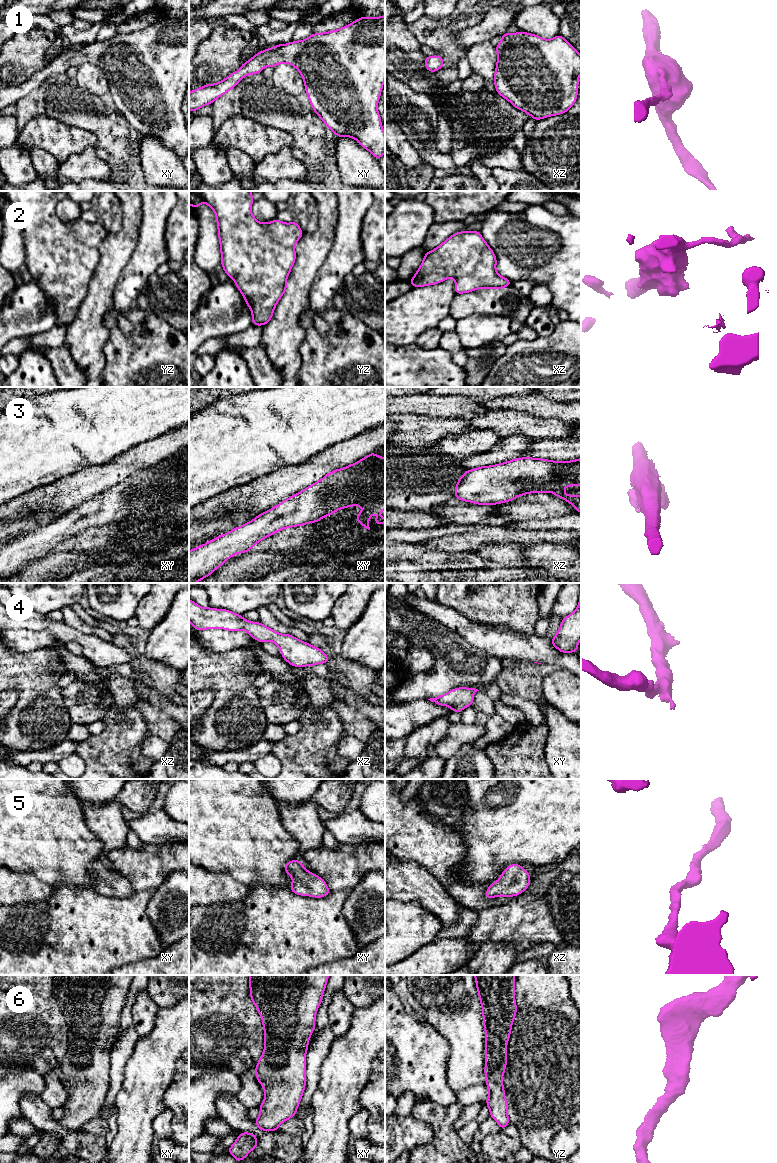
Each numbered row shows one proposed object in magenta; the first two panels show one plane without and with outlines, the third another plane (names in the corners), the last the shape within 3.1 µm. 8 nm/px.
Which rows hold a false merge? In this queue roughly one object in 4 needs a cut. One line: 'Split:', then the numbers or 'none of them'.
Split: 2

